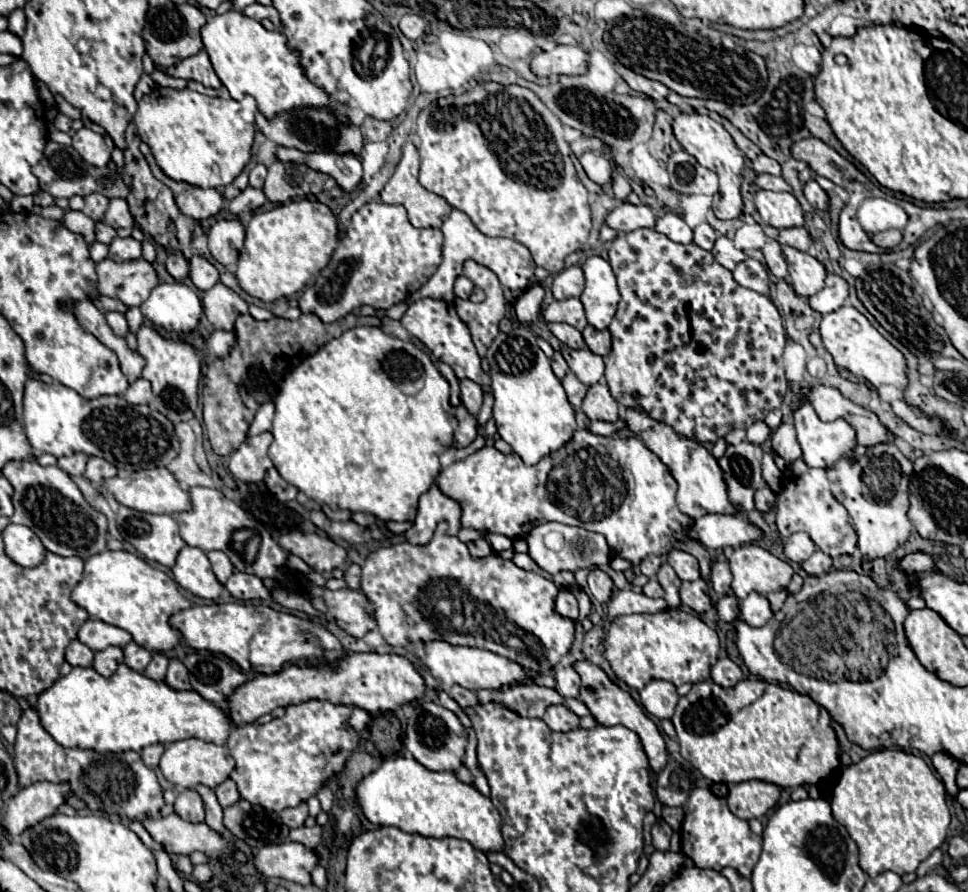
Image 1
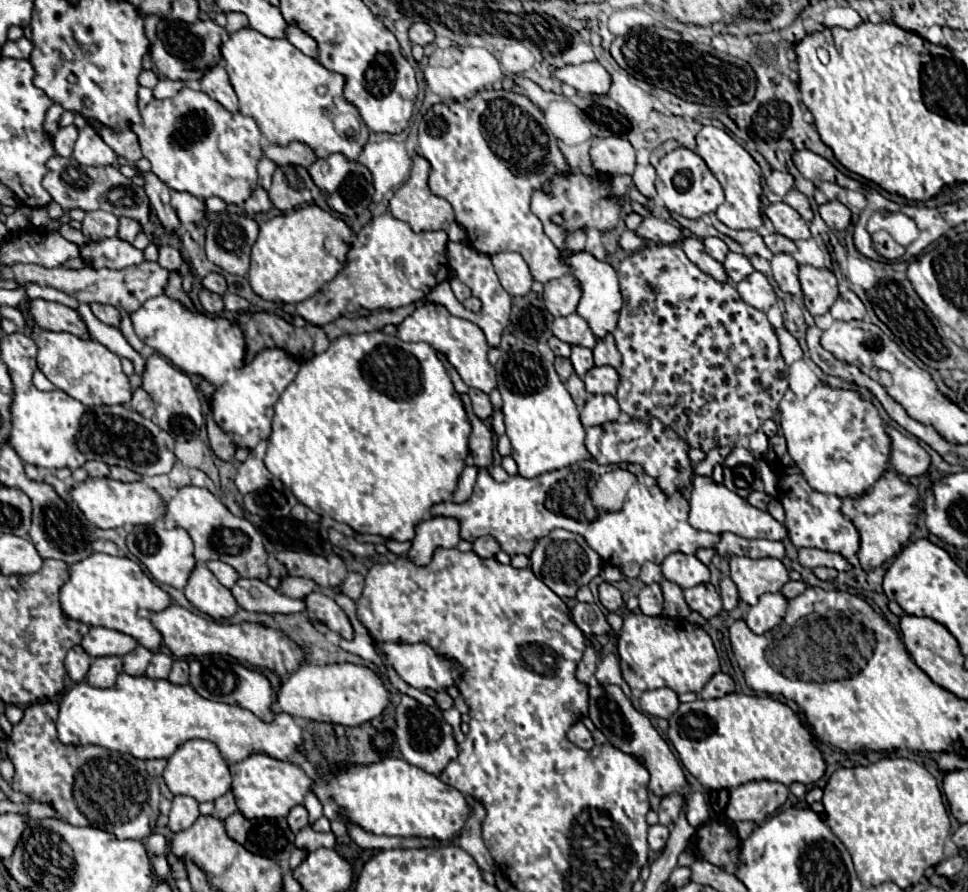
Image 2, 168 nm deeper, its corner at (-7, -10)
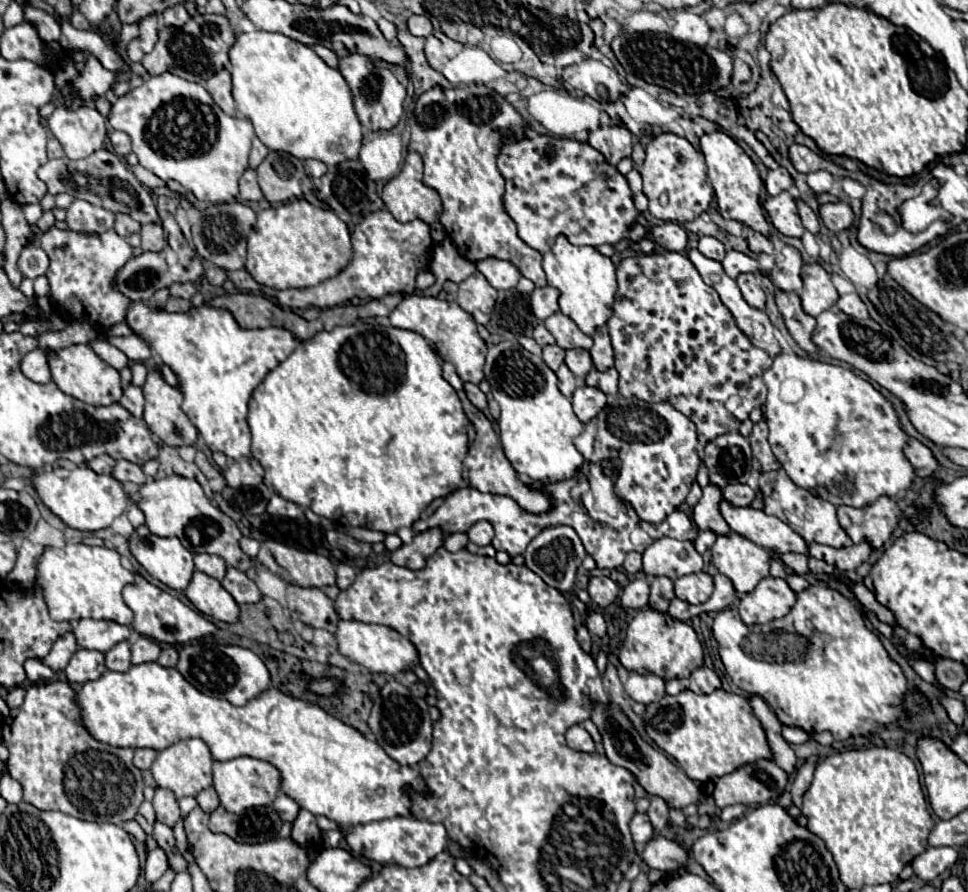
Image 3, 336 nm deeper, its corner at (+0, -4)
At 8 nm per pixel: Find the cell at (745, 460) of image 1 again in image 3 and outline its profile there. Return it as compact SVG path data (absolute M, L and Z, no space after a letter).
M725 433L705 445L705 465L709 479L719 489L731 483L747 483L751 473L751 447L749 439L741 433Z

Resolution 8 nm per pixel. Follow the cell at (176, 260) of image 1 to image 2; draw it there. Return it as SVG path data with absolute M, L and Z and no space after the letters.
M160 245L158 247L158 265L168 271L178 271L182 265L182 253L178 247L172 245Z

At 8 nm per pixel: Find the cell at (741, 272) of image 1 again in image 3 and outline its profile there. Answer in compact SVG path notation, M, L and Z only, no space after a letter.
M741 273L737 277L737 285L745 297L745 301L755 309L765 309L765 293L757 283L757 277L753 273Z

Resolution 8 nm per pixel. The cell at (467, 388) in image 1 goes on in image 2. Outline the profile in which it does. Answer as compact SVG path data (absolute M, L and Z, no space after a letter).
M470 389L470 399L472 399L472 407L474 407L474 413L482 419L482 421L488 421L490 419L490 415L492 415L492 403L490 403L490 399L488 399L488 395L486 393L482 393L482 391L478 391L478 389Z

